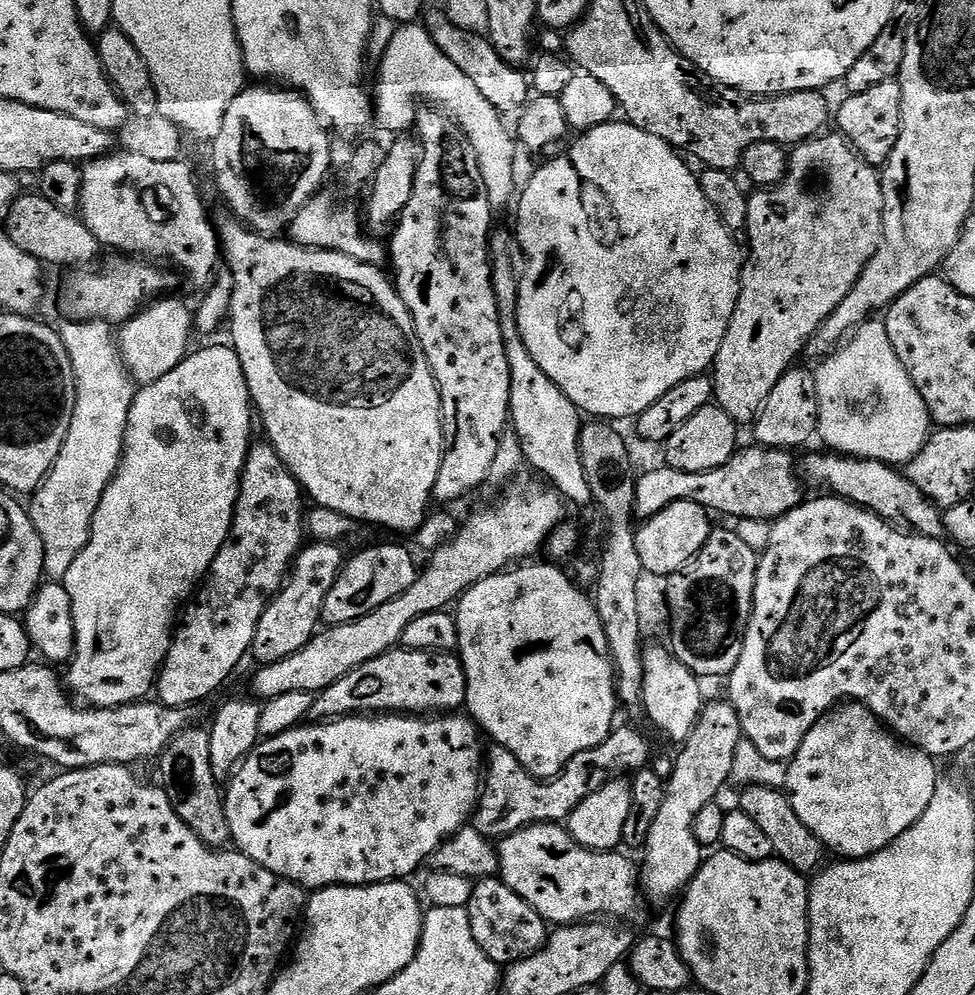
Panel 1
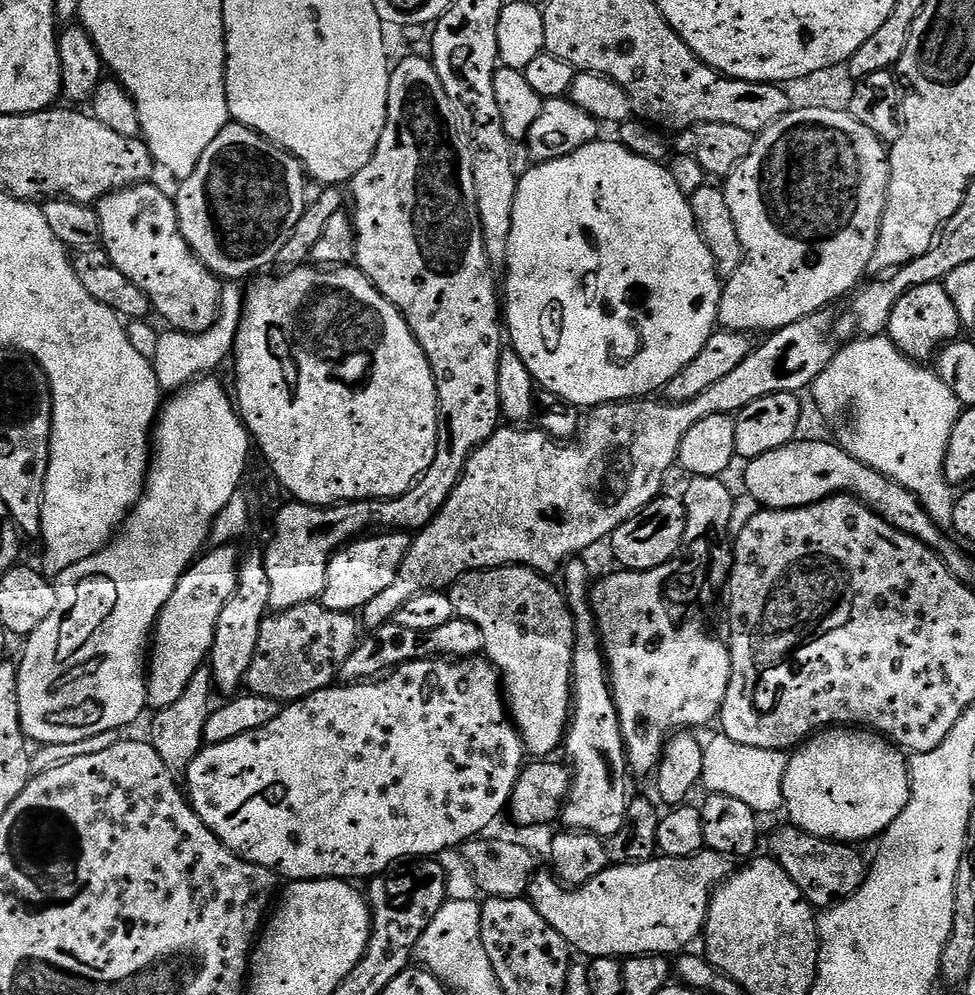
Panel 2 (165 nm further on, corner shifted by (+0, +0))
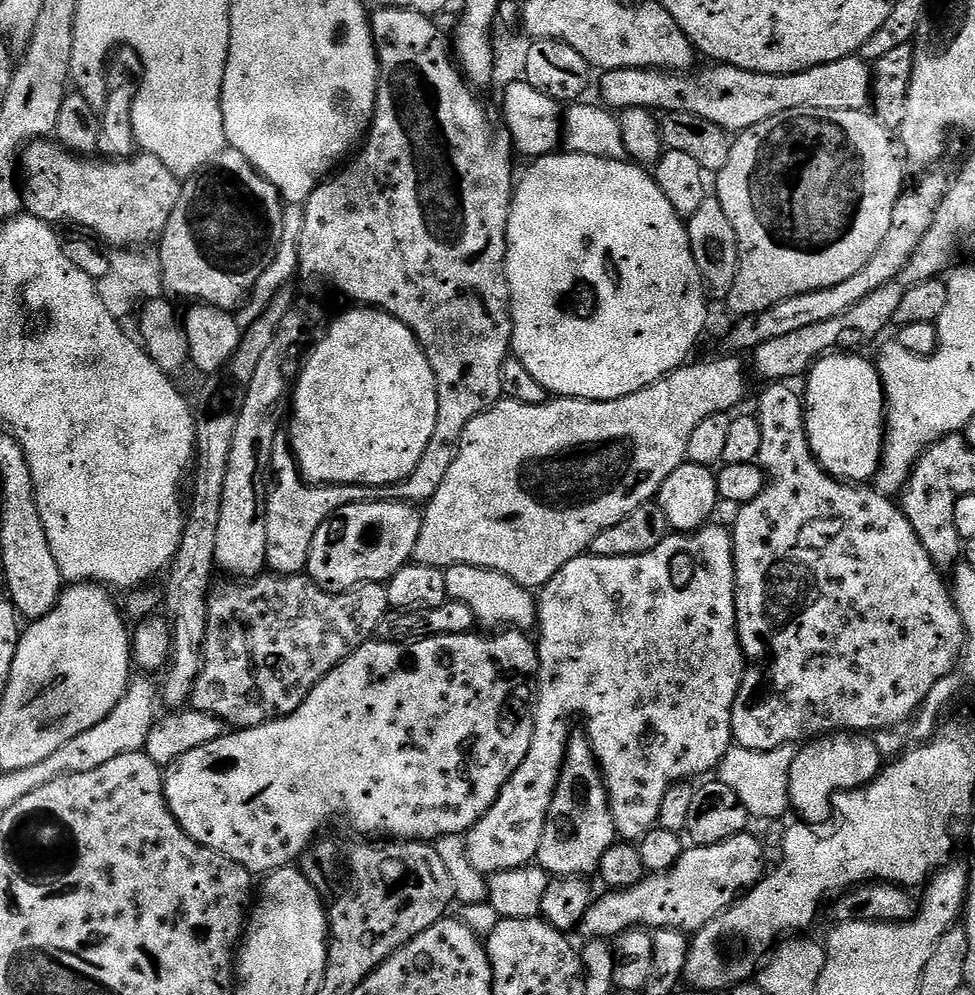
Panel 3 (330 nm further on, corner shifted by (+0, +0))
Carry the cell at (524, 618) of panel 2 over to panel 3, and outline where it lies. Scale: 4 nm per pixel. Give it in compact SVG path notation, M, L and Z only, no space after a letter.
M455 564L453 568L444 569L444 577L449 600L457 600L470 606L470 610L474 610L476 623L481 629L529 630L528 628L537 627L537 597L506 574L498 574L494 570L475 568L465 564Z

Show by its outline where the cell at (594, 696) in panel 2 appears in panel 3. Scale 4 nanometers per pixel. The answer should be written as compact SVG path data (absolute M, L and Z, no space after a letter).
M579 731L569 735L558 786L544 819L542 842L536 851L535 863L552 878L591 877L591 872L593 875L599 869L602 854L606 854L606 850L610 850L610 846L618 840L612 812L608 809L608 787L604 785L604 773L592 752L587 731Z

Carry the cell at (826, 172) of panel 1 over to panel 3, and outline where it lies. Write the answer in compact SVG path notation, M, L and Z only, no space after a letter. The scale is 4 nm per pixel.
M799 108L786 114L778 114L774 118L766 118L766 122L758 122L758 126L747 128L732 140L730 158L726 158L726 166L714 180L714 194L722 202L722 210L726 210L726 218L730 218L730 226L734 226L734 234L738 238L738 274L734 278L734 286L726 293L728 308L736 312L737 317L753 316L762 310L770 310L770 306L778 306L782 298L794 298L794 294L806 294L814 290L822 290L830 286L838 286L838 282L846 282L853 274L858 274L870 258L878 250L882 238L886 238L886 230L890 230L890 218L894 215L894 206L905 191L904 164L901 149L895 135L876 121L875 115L861 110L818 110L817 108Z

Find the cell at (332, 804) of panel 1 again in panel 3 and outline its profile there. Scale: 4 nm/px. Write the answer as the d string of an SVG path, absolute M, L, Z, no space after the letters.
M500 630L495 634L480 634L484 636L476 635L477 633L475 631L470 631L466 634L435 636L434 638L413 640L411 642L381 642L376 638L369 640L367 644L363 644L358 650L354 650L354 654L350 654L350 658L346 658L338 667L330 670L330 674L326 674L320 679L314 686L314 690L310 690L310 694L302 702L302 706L298 706L298 710L294 710L290 715L278 716L275 720L265 720L264 723L257 724L255 728L242 728L229 731L227 734L218 737L214 742L206 742L206 746L198 746L198 750L190 750L190 754L182 754L182 758L178 758L173 764L167 765L166 775L164 777L164 797L170 806L170 810L174 814L174 818L182 826L182 830L186 830L186 834L190 834L190 838L194 838L194 842L198 842L202 846L206 846L210 850L214 850L234 862L238 862L246 871L253 874L277 872L280 868L295 865L297 861L303 857L304 853L311 849L314 841L323 833L320 831L322 831L335 816L345 816L345 818L361 832L357 833L364 838L395 838L397 841L419 840L421 842L435 842L440 836L467 834L486 814L486 810L490 810L490 806L494 806L494 802L498 798L502 786L506 786L506 782L510 782L514 770L518 770L518 766L522 766L522 758L526 758L526 750L530 750L530 738L534 734L534 726L536 725L536 723L532 721L533 709L530 705L534 700L536 672L540 669L540 659L536 656L536 644L533 643L533 641L528 641L527 638L524 637L527 635L525 635L523 631Z

